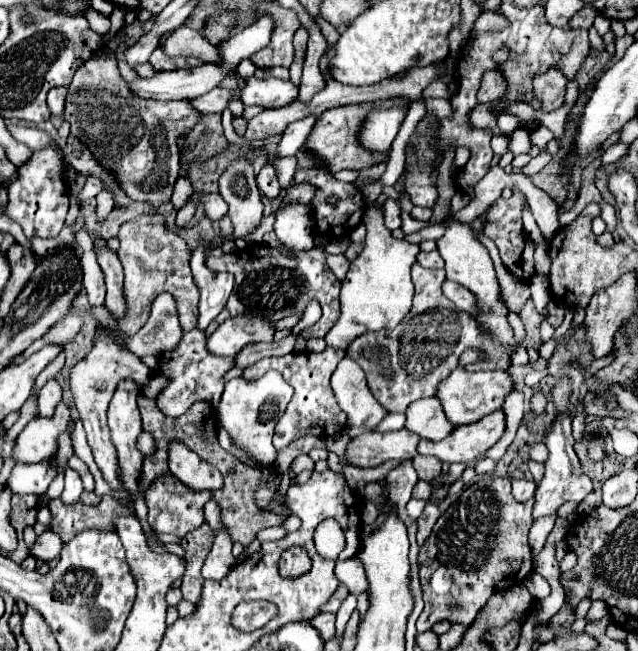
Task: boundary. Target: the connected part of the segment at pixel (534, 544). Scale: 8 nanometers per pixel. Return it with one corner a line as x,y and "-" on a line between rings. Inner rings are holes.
550,514
546,518
538,518
532,528
530,528
530,548
532,548
532,558
536,560
536,556
542,552
544,544
546,544
546,536
550,534
550,530
554,528
554,522
556,522
558,514

